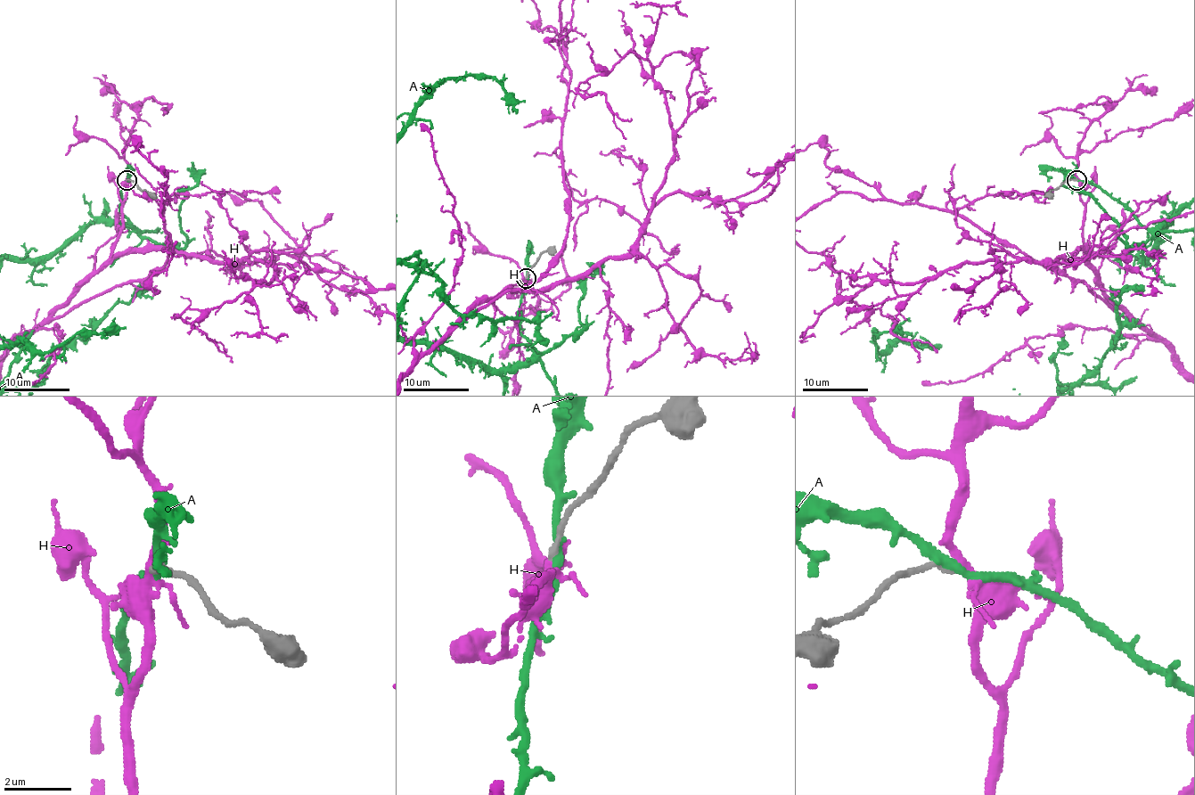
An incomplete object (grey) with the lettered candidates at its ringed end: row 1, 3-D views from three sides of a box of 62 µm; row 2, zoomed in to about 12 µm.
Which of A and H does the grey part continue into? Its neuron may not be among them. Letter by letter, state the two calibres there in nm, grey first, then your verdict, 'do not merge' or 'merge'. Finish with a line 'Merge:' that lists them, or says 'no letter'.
A: 190 nm thick on the grey side, 260 nm on the other; do not merge
H: 170 nm thick on the grey side, 260 nm on the other; do not merge
Merge: no letter

